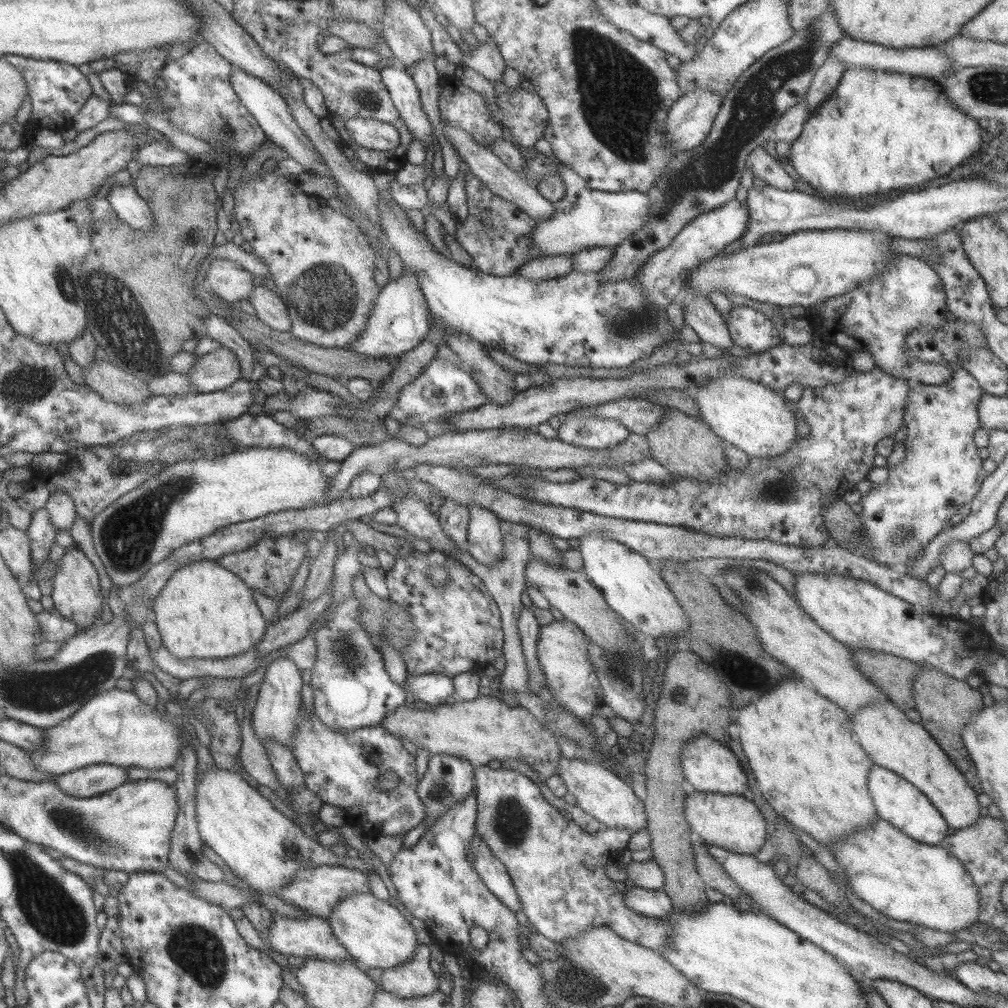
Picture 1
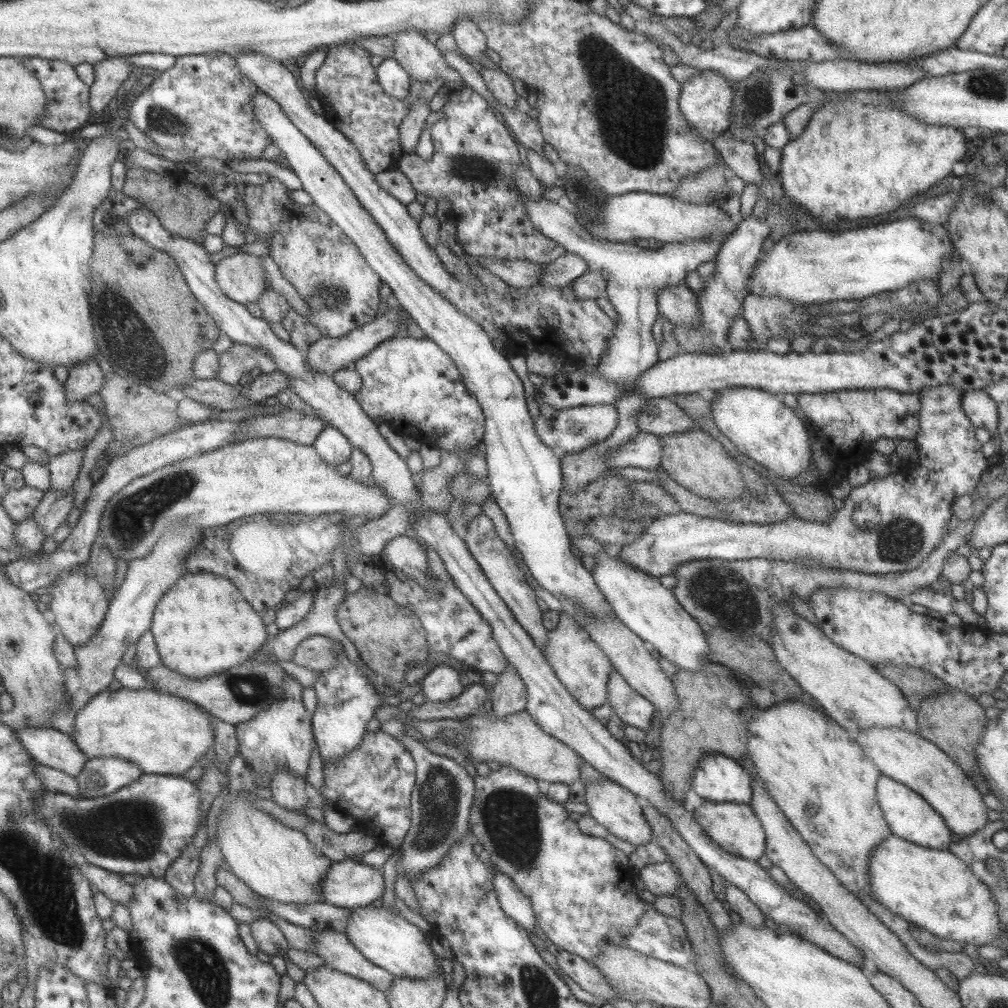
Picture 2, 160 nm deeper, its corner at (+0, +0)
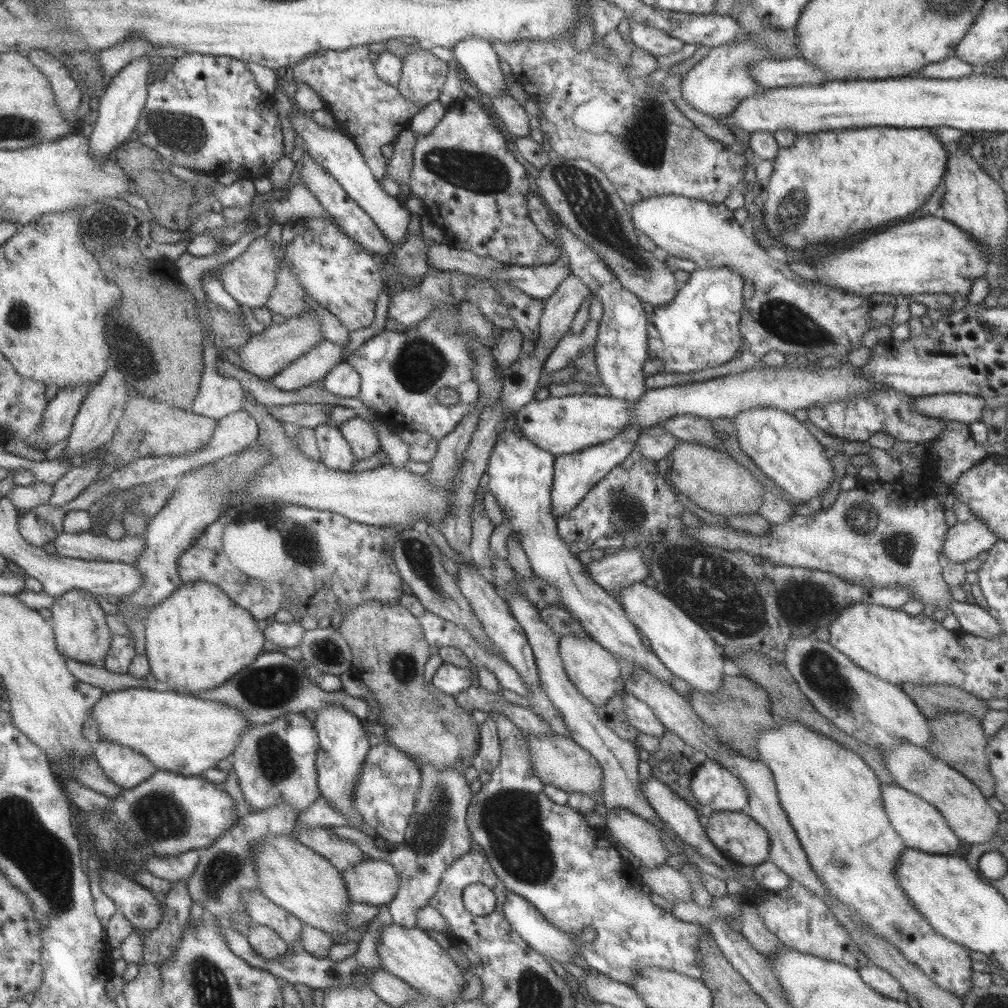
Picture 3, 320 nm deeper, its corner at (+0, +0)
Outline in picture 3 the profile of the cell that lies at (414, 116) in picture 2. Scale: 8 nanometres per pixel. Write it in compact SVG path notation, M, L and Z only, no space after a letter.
M407 128L401 130L393 142L392 156L386 161L386 176L394 182L408 184L412 171L412 146L414 132Z

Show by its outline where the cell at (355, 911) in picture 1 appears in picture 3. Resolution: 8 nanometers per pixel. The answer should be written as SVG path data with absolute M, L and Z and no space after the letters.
M391 923L380 928L381 934L376 951L382 970L404 980L411 988L437 1000L455 1001L464 989L463 969L457 967L435 940L427 936L426 931L415 928L403 928Z

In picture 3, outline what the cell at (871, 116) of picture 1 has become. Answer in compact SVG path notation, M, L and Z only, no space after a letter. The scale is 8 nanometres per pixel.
M865 126L863 128L847 128L843 130L822 130L821 132L810 132L809 134L799 134L795 142L785 148L777 146L771 132L753 132L747 140L749 150L756 159L769 159L773 161L773 172L769 177L769 184L766 186L766 200L763 200L761 208L761 222L767 234L791 250L803 250L803 246L811 244L827 244L835 240L845 240L847 236L855 236L861 232L875 232L883 226L895 223L895 220L907 218L911 212L915 212L935 191L936 186L942 179L945 172L947 149L942 146L938 138L927 129L893 128L892 126Z

